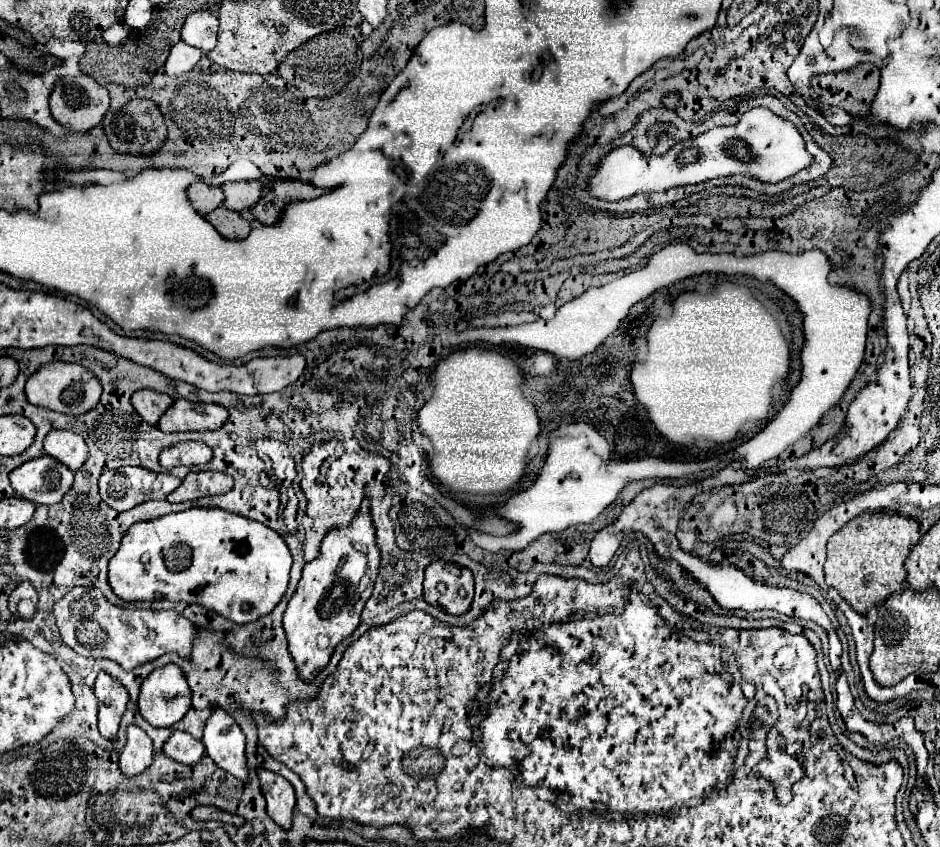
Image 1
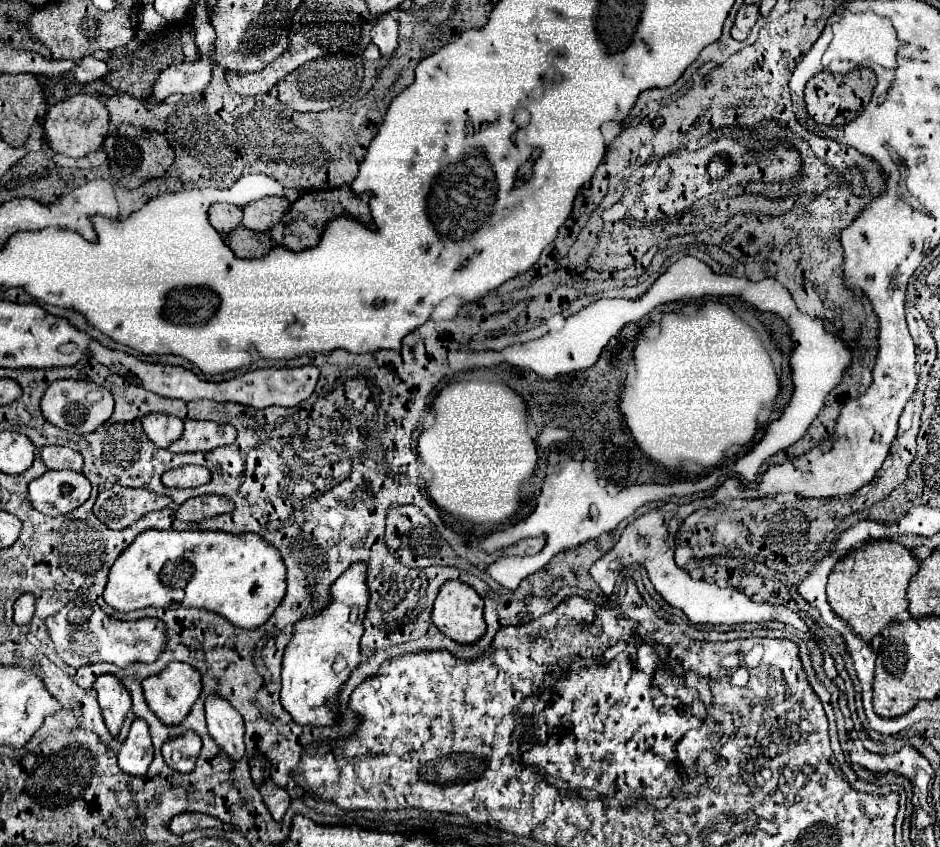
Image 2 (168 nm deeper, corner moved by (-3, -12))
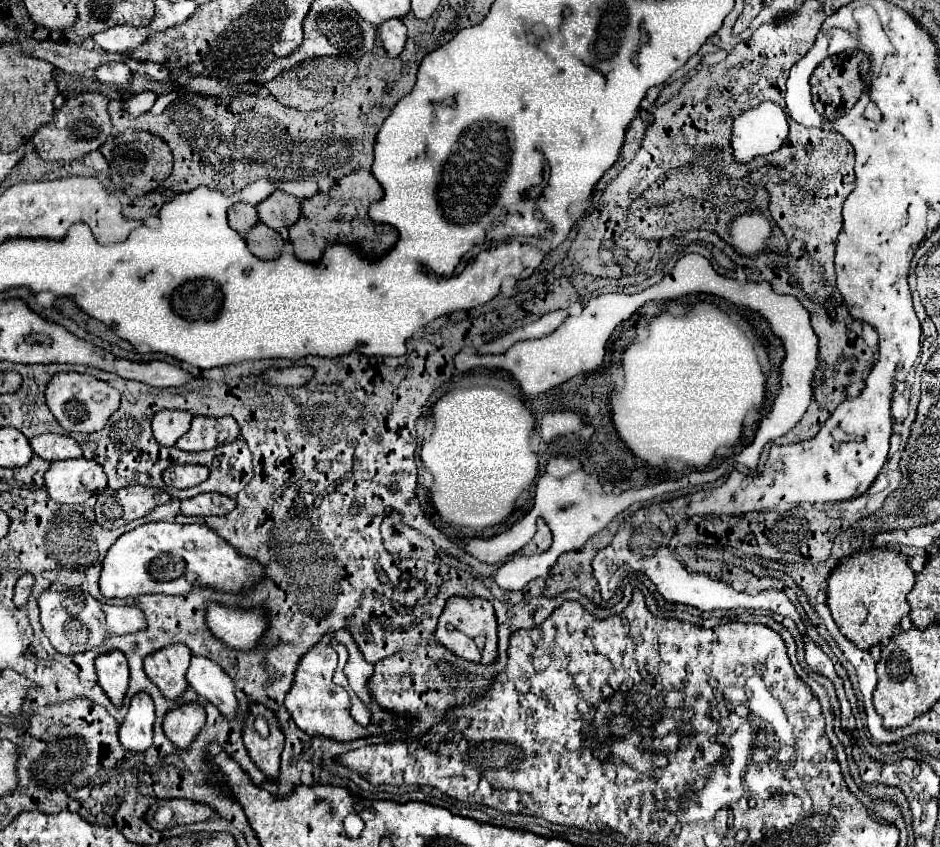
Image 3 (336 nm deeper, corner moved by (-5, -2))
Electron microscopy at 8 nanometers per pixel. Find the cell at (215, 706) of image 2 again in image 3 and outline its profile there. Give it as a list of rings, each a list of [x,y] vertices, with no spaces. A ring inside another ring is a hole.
[[[193,656],[187,670],[187,682],[203,700],[217,706],[227,720],[237,718],[239,702],[235,698],[235,684],[215,662],[203,656]]]

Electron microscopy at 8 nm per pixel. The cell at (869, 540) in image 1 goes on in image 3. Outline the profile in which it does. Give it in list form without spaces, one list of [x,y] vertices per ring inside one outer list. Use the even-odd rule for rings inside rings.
[[[867,548],[867,550],[857,550],[849,558],[841,560],[835,570],[831,572],[829,586],[827,586],[827,606],[831,610],[833,620],[841,628],[841,632],[855,642],[859,648],[869,650],[873,644],[879,644],[883,640],[889,640],[903,616],[909,614],[909,604],[907,604],[907,594],[911,592],[915,584],[915,572],[909,568],[909,560],[895,550],[889,548]]]

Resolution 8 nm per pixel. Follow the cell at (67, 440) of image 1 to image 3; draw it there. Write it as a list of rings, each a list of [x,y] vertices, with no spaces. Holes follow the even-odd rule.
[[[41,434],[29,440],[31,448],[37,456],[55,462],[55,460],[69,460],[81,458],[81,446],[67,434]]]

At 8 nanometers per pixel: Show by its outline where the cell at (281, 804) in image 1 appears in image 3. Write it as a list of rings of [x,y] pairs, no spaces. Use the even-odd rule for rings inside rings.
[[[251,706],[251,716],[247,720],[247,726],[243,728],[243,740],[245,740],[245,748],[251,756],[251,760],[257,764],[257,768],[269,778],[269,780],[277,780],[279,774],[279,756],[283,750],[283,732],[277,728],[273,712],[267,710],[265,706]],[[257,716],[267,718],[269,728],[271,728],[271,736],[265,740],[259,736],[259,732],[255,730],[253,722]]]

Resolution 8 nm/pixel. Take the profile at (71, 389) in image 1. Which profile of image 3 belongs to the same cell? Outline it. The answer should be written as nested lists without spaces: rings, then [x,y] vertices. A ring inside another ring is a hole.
[[[59,372],[51,378],[47,390],[45,390],[47,406],[57,418],[57,422],[67,432],[81,432],[91,434],[101,430],[105,426],[107,418],[119,408],[119,392],[109,386],[107,382],[101,382],[89,374],[77,374],[77,372]]]

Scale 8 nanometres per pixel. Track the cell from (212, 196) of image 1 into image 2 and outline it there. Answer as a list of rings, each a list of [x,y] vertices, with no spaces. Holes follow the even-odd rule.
[[[215,204],[211,206],[211,224],[217,232],[227,234],[233,232],[235,228],[241,226],[241,218],[243,218],[243,210],[233,206],[233,204]]]

